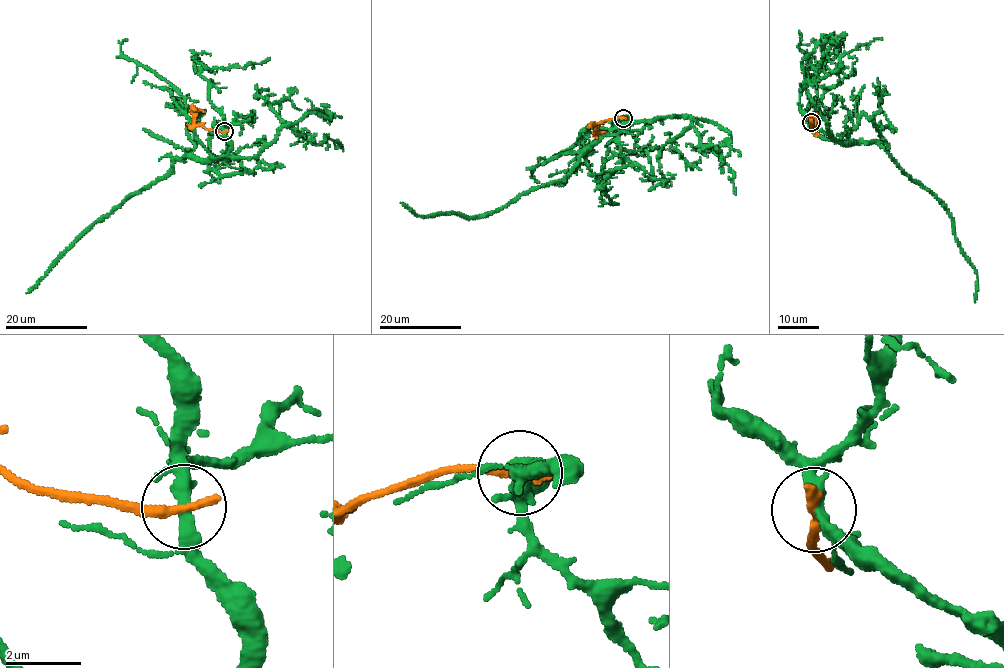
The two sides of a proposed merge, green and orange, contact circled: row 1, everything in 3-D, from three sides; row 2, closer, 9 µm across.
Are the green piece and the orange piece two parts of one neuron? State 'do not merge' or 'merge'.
do not merge

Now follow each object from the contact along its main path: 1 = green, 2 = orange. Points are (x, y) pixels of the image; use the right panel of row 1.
1: (811, 122), (843, 145), (876, 141), (904, 174), (933, 193), (951, 217), (960, 249), (975, 270), (974, 303)
2: (811, 122), (814, 129), (813, 112)

